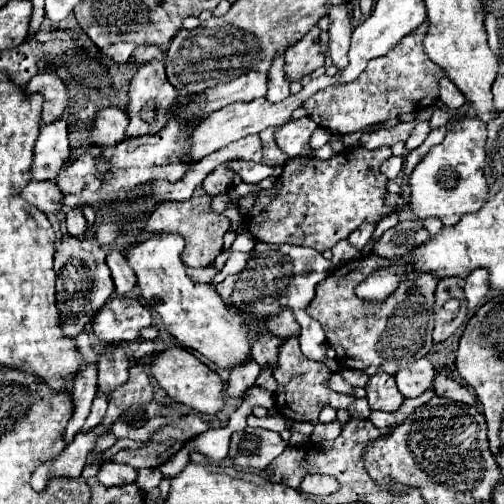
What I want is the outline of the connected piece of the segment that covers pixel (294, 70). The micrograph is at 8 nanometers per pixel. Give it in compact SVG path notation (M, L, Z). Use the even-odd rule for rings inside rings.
M312 28L302 40L290 46L284 54L286 78L292 82L302 80L316 68L324 66L324 54L320 52L320 28Z

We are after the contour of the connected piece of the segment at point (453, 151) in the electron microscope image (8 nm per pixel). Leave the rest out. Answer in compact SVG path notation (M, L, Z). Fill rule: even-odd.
M464 118L450 126L446 138L434 146L414 168L408 178L412 212L424 220L428 216L438 216L444 226L454 226L464 214L478 212L486 202L488 186L484 180L482 166L486 164L486 126L478 118Z

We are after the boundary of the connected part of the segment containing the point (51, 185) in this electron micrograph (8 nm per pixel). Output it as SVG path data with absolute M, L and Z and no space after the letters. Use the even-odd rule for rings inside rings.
M28 182L22 188L22 198L26 198L32 206L36 206L44 214L54 214L62 208L62 192L58 190L56 182Z

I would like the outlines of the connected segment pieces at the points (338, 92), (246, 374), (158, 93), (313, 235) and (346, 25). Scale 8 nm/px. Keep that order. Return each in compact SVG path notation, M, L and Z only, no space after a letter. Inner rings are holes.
M426 22L416 30L406 34L386 56L368 62L366 70L348 84L328 86L304 102L308 118L312 118L320 128L332 130L332 134L352 134L362 132L368 126L382 124L406 112L420 112L438 100L438 80L444 76L440 66L436 66L424 52L422 40L426 36Z
M248 362L246 366L238 366L230 372L230 378L228 378L228 386L226 386L226 394L230 398L240 398L244 394L244 390L248 390L254 380L258 378L260 374L260 366L256 362Z
M152 60L142 64L128 88L128 116L130 124L126 136L142 136L142 134L156 134L160 128L166 126L166 112L178 98L176 88L168 82L164 64L160 60ZM148 100L158 102L158 120L148 124L140 118L140 110Z
M356 146L330 160L316 156L290 158L274 188L260 192L254 208L244 216L244 224L260 242L298 244L318 252L330 250L366 220L378 224L384 216L394 212L394 208L386 204L388 178L380 172L382 162L390 156L390 148L364 150Z
M332 2L328 18L330 18L330 58L334 60L334 66L338 70L344 70L348 66L346 52L350 48L350 36L352 36L352 20L348 12L346 2Z

